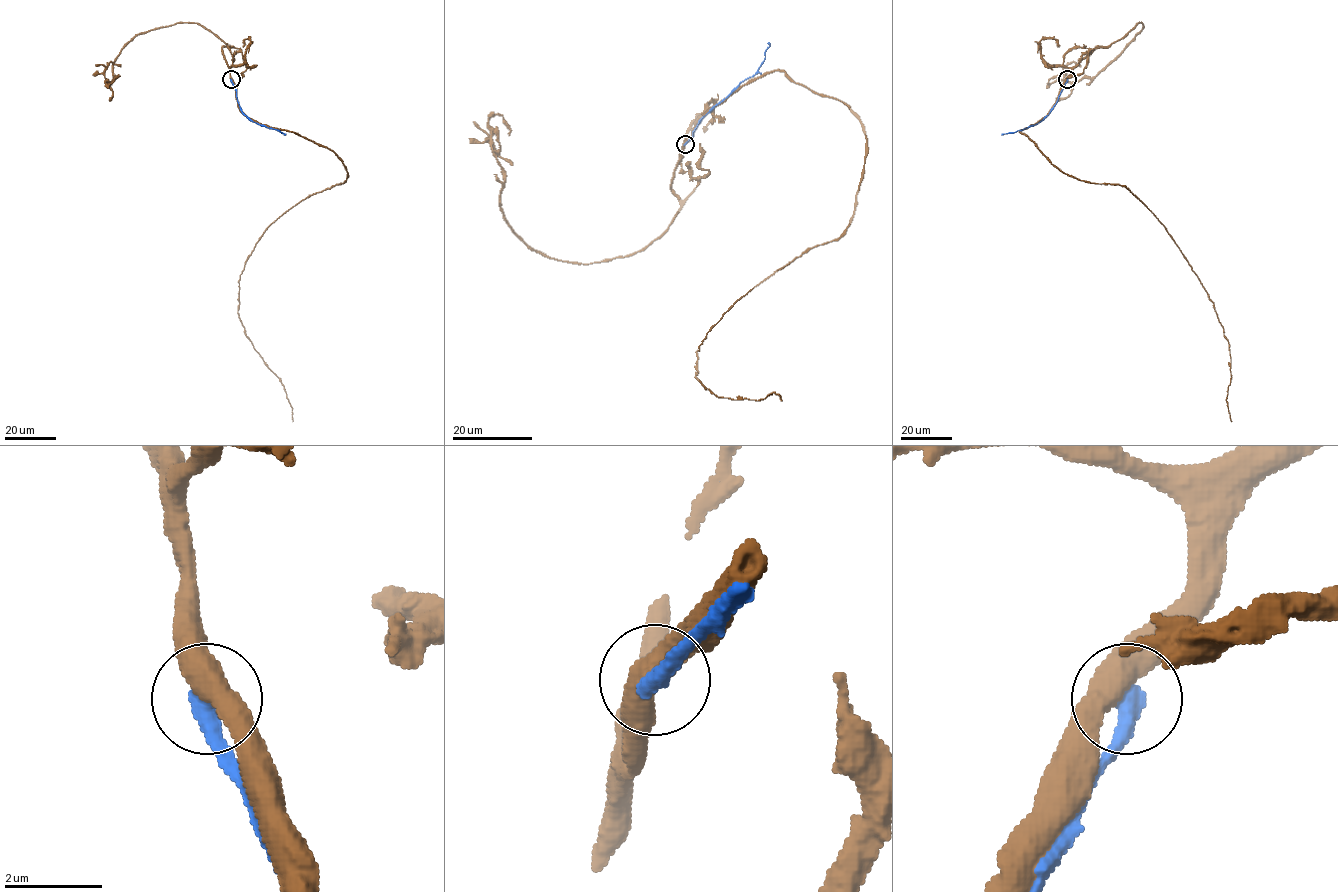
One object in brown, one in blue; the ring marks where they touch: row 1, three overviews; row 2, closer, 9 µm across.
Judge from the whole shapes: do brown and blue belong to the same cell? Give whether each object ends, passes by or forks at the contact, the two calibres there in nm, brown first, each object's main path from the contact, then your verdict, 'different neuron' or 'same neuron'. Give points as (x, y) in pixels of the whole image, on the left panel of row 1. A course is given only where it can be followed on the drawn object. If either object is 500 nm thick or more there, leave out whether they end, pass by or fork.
550/440 nm | brown via (231, 79), (249, 118), (330, 149), (347, 172), (269, 226), (238, 281), (245, 335), (284, 386), (292, 421) | blue via (231, 79), (240, 109), (250, 120), (284, 135) | different neuron

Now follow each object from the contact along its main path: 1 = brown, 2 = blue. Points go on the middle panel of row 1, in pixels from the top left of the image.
1: (684, 143), (775, 71), (862, 124), (850, 224), (744, 295), (696, 352), (717, 397), (781, 401)
2: (684, 144), (698, 122), (715, 105), (755, 74), (764, 60), (768, 42)

